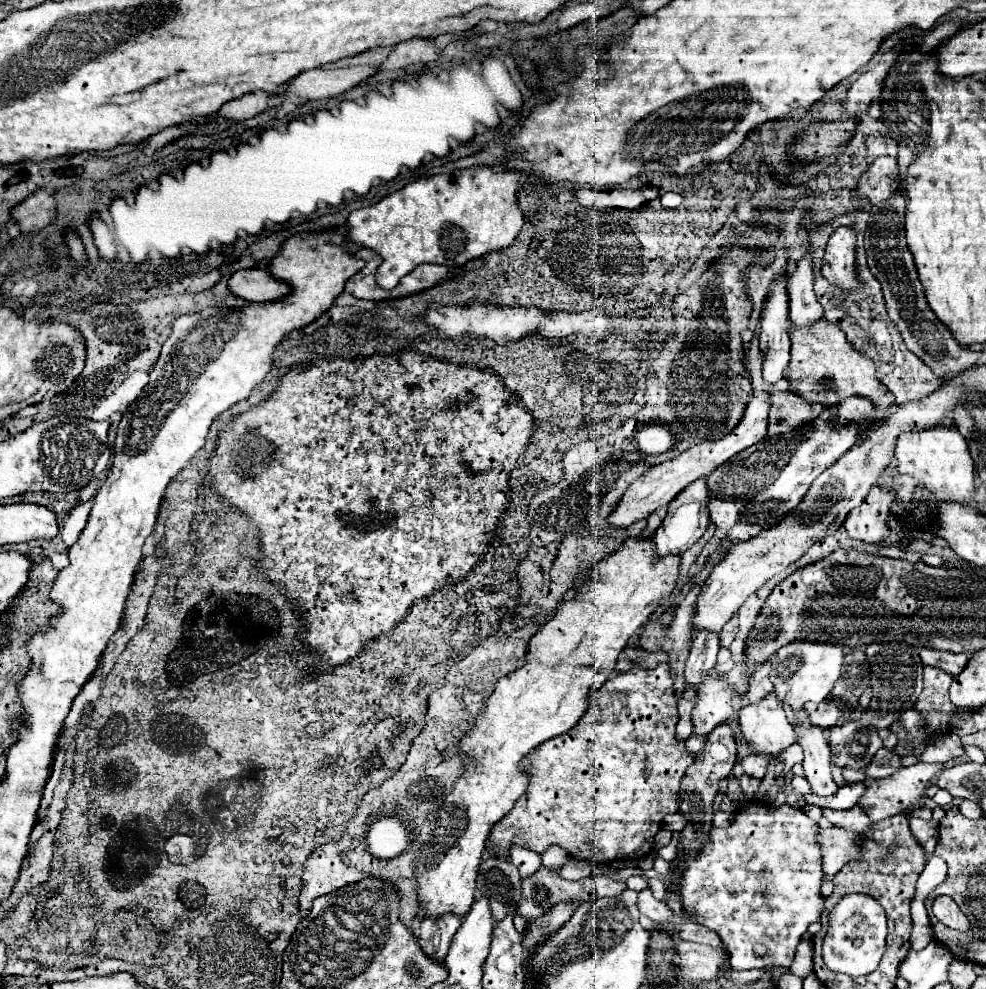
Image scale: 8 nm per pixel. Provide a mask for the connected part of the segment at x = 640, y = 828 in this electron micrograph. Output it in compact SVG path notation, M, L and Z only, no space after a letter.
M634 664L628 672L612 676L596 692L592 706L576 728L568 730L564 736L546 740L528 754L524 762L530 772L528 790L492 828L488 838L492 854L506 856L510 844L518 844L538 854L550 844L560 844L574 858L586 860L596 856L597 862L605 863L641 859L652 850L654 836L662 828L664 816L678 812L680 780L694 758L688 754L684 740L676 738L678 712L670 666L658 664L652 670L638 666L640 664Z

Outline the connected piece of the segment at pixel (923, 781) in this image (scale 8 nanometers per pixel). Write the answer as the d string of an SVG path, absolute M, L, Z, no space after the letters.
M916 764L916 766L906 766L906 768L900 768L896 774L888 776L888 778L882 778L882 780L872 780L872 778L862 778L864 784L868 786L866 794L858 800L860 806L866 810L866 814L872 818L872 822L880 822L880 820L886 820L894 814L904 814L908 812L910 808L918 806L928 784L944 770L944 764Z

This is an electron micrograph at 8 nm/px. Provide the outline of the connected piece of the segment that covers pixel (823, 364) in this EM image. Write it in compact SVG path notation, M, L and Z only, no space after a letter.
M820 318L808 328L796 328L790 322L790 340L792 358L786 370L788 374L784 374L784 378L796 394L806 398L808 402L818 402L824 406L838 404L852 394L866 396L876 406L876 412L870 414L866 422L880 422L882 418L886 418L886 408L894 404L894 396L876 378L876 366L872 358L866 358L862 352L850 348L848 338L840 328L836 328L836 324L828 324L826 318Z

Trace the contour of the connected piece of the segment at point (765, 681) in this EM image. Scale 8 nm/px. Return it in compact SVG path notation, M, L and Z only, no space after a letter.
M766 660L764 664L760 664L760 666L756 668L756 672L752 674L752 678L750 678L750 686L748 686L748 692L746 692L746 698L748 698L750 702L760 700L762 696L766 696L768 692L774 690L768 674L770 674L770 660Z

